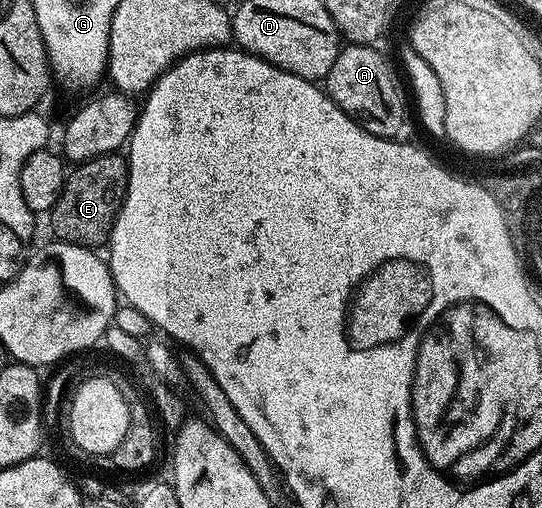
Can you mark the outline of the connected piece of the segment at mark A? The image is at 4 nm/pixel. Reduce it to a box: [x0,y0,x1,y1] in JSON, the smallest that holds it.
[324,45,408,139]

